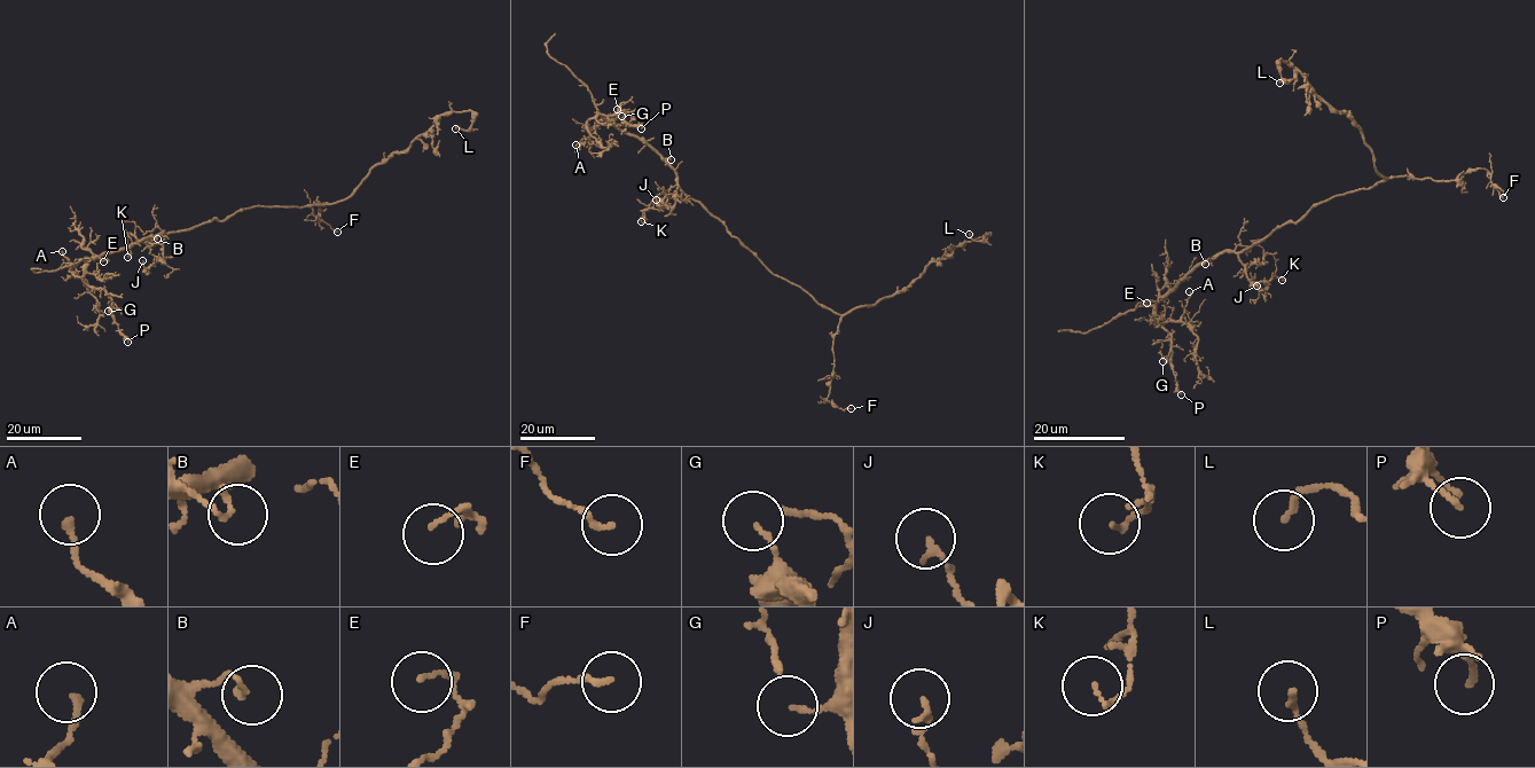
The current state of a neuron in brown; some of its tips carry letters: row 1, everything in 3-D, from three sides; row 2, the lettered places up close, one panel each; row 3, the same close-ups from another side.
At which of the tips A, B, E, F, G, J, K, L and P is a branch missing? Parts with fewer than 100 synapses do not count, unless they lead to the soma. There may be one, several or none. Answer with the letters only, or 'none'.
none

